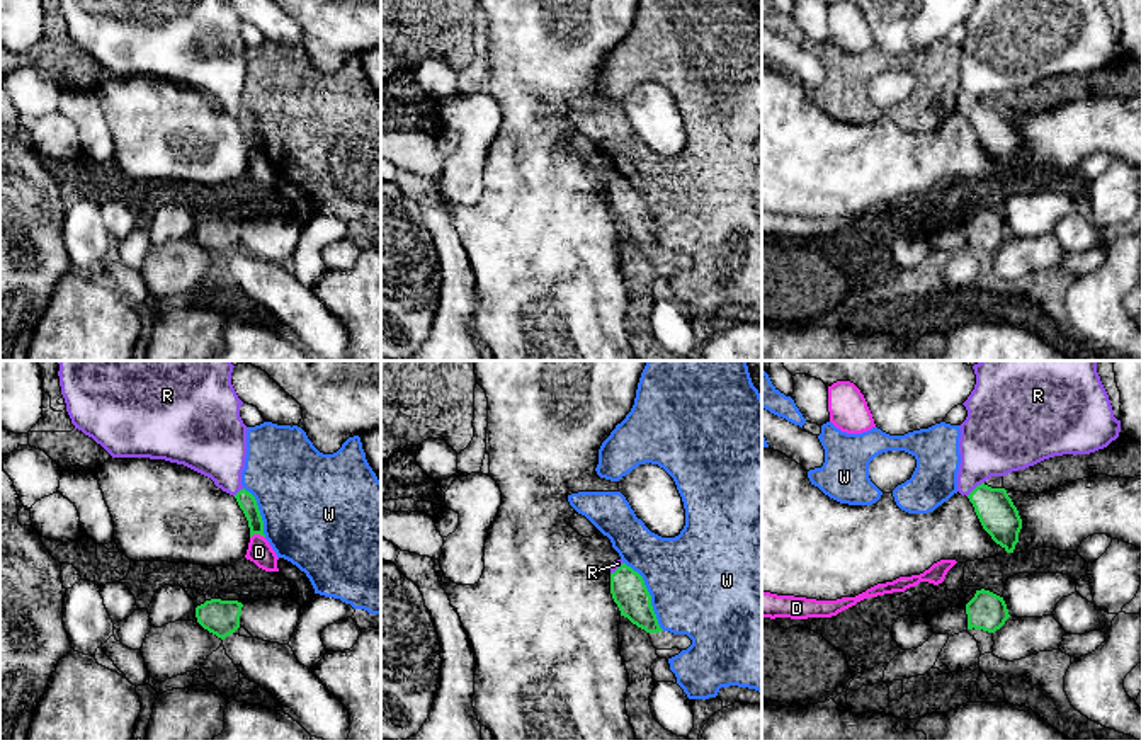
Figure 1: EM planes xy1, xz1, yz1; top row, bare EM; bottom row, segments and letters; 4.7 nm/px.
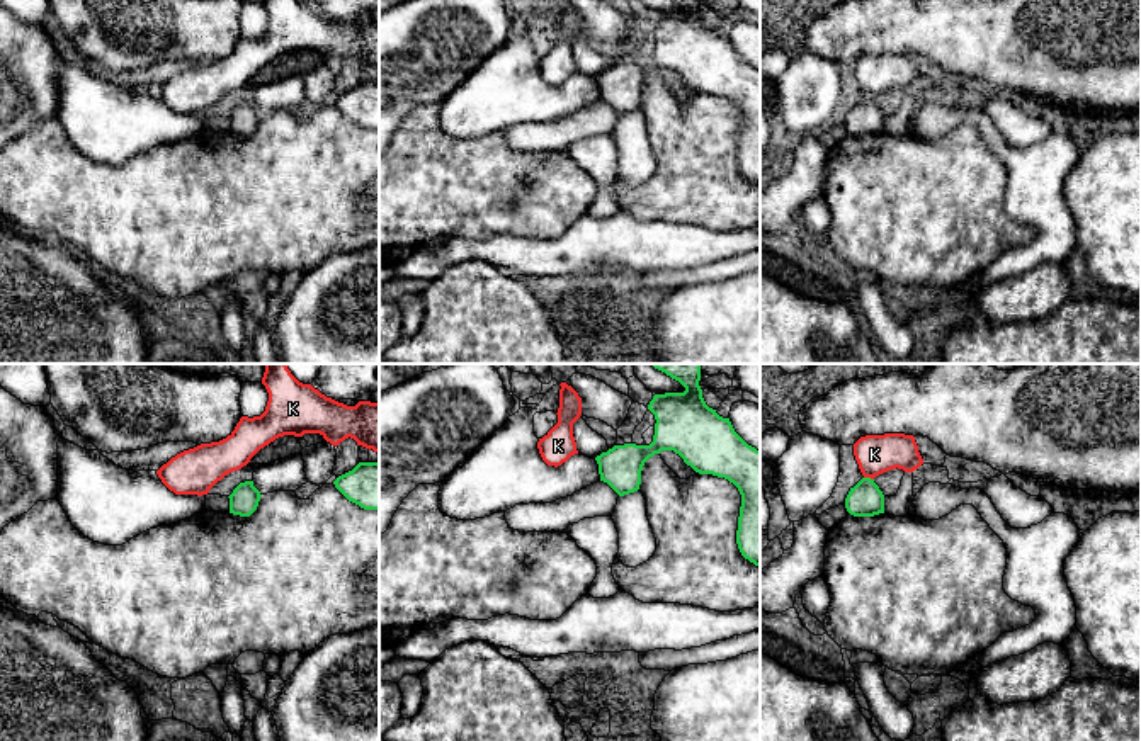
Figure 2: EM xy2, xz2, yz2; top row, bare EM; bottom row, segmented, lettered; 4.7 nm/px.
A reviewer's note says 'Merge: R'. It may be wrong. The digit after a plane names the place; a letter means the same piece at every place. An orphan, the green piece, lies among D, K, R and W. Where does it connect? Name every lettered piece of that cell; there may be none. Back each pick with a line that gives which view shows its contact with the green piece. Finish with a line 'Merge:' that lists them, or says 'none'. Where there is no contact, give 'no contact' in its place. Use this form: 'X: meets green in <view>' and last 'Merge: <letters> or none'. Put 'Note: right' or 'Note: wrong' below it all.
R: meets green in yz1
Merge: R
Note: right

